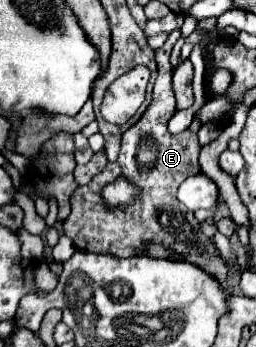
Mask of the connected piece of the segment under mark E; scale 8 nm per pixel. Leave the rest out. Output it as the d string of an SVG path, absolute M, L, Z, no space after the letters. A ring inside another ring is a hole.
M173 30L167 42L155 50L157 80L153 86L151 104L143 112L141 120L123 132L119 158L115 162L109 162L97 176L91 178L89 184L79 186L75 190L75 194L71 196L71 214L65 220L63 232L73 240L75 248L95 254L111 254L115 258L129 258L141 242L161 242L181 254L187 262L197 264L205 272L213 274L225 286L227 266L217 252L209 252L209 248L213 248L213 240L199 230L199 222L193 212L187 212L187 208L183 208L183 204L179 204L175 196L179 184L187 176L201 172L197 162L201 150L197 134L191 130L171 134L167 130L167 122L175 114L175 94L171 88L173 68L169 64L169 54L179 36L181 32ZM115 178L127 178L139 188L139 194L131 204L107 208L105 200L101 198L101 192L107 184L115 182Z

